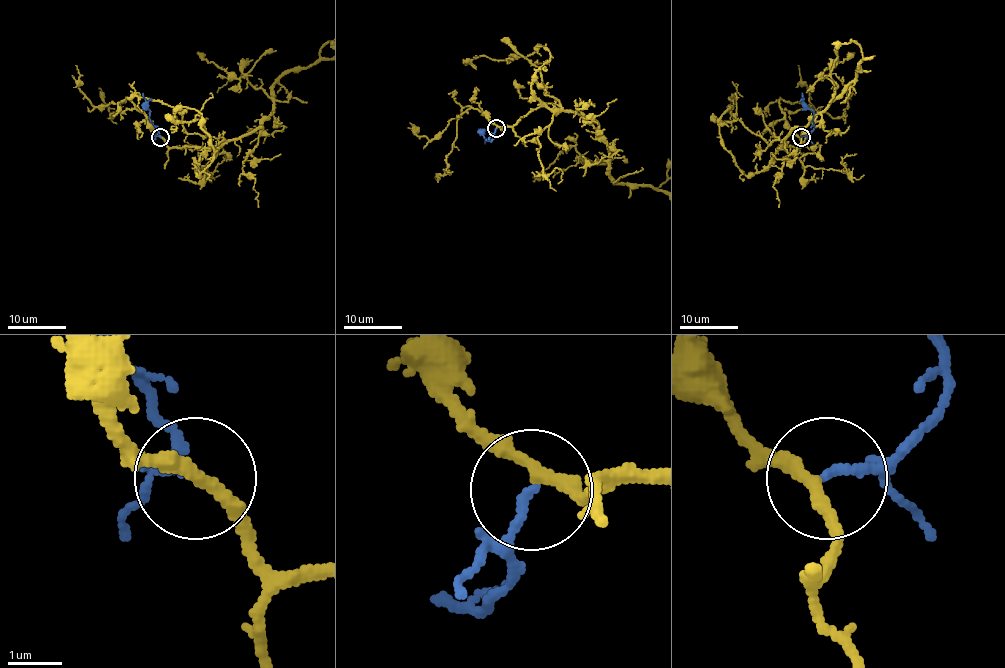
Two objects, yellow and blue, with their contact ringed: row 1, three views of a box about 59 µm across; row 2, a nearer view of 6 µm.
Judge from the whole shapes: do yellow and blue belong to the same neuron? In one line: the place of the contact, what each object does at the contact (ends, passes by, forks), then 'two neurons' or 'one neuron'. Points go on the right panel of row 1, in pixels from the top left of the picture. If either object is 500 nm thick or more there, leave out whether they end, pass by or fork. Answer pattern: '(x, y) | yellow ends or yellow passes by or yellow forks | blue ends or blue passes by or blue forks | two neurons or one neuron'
(801, 137) | yellow passes by | blue ends | one neuron

